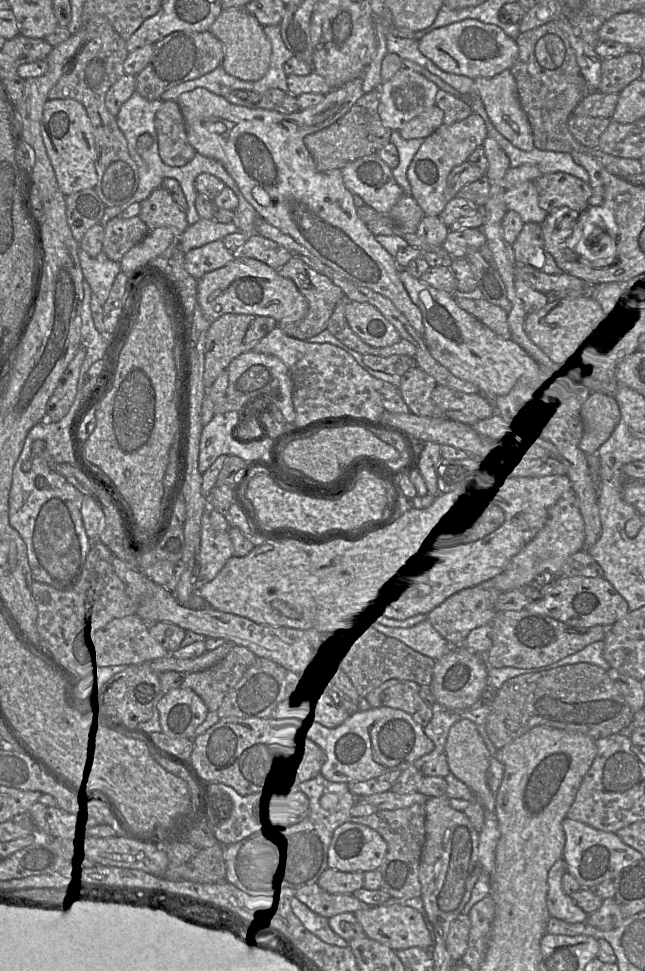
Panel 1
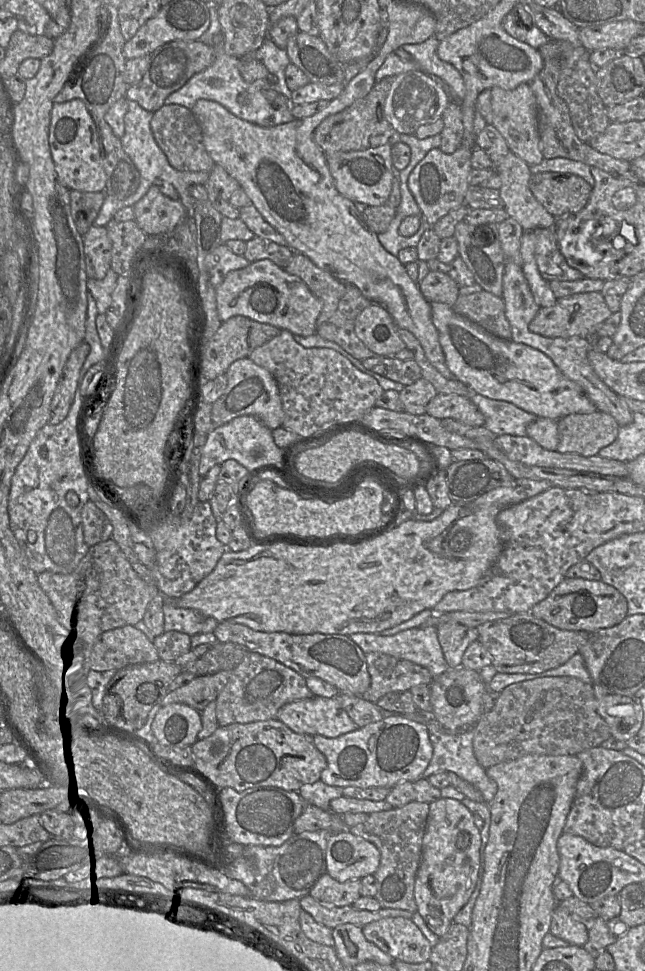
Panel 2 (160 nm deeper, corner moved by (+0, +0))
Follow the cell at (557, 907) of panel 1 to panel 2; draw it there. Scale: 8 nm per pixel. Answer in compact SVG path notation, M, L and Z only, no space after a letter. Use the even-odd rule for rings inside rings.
M555 908L552 915L550 933L562 940L568 942L569 945L583 947L588 941L588 924L574 918L566 910Z

